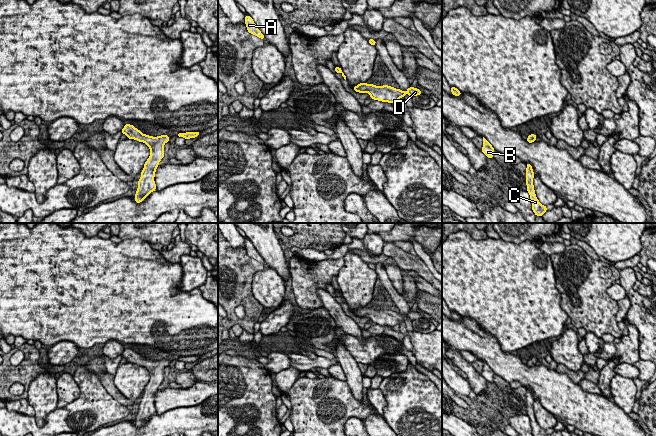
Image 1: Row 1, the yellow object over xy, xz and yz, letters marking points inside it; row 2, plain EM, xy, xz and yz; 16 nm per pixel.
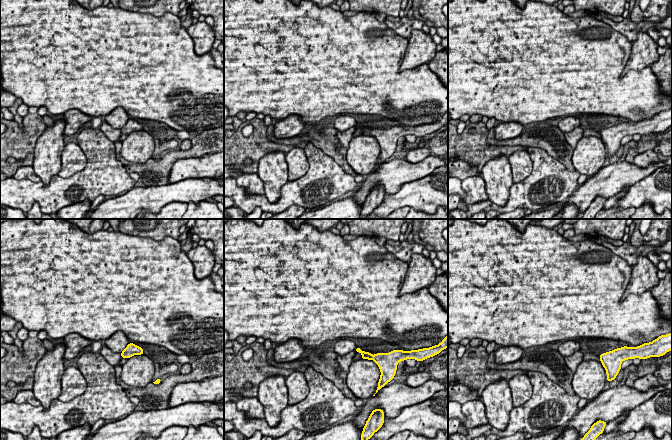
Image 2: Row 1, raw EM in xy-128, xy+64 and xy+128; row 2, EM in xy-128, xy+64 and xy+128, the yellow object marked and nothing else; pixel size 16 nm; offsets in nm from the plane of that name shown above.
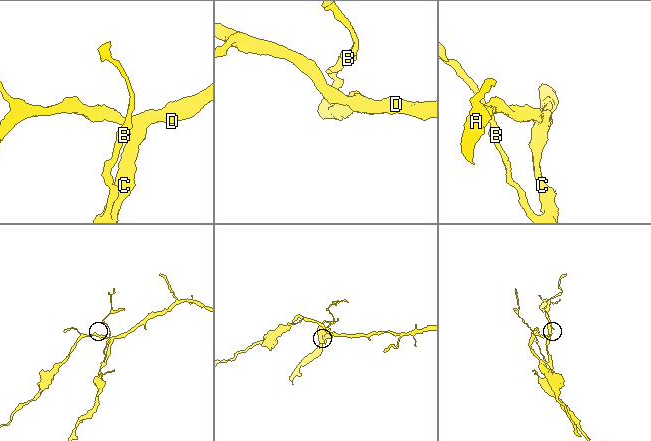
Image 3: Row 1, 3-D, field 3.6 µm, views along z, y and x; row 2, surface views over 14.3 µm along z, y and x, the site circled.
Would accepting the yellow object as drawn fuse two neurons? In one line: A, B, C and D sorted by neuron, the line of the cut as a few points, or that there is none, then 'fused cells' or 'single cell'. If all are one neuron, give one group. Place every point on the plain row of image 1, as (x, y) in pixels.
groups A B C D; cut none; single cell

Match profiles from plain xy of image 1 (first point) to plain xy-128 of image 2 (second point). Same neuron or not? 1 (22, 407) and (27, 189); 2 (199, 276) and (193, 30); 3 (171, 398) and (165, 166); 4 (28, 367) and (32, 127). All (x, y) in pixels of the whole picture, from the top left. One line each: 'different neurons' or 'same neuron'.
1: different neurons
2: same neuron
3: different neurons
4: same neuron

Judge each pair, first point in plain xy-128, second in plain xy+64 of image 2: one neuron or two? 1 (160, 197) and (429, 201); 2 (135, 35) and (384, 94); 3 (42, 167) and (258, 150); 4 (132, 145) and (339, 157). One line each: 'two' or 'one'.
1: one
2: one
3: two
4: two

